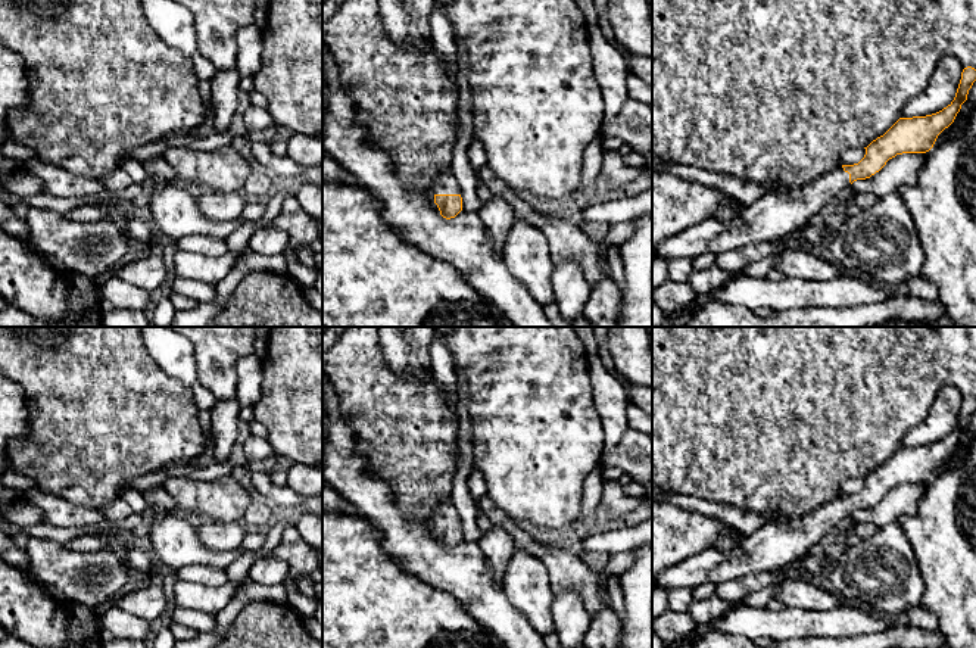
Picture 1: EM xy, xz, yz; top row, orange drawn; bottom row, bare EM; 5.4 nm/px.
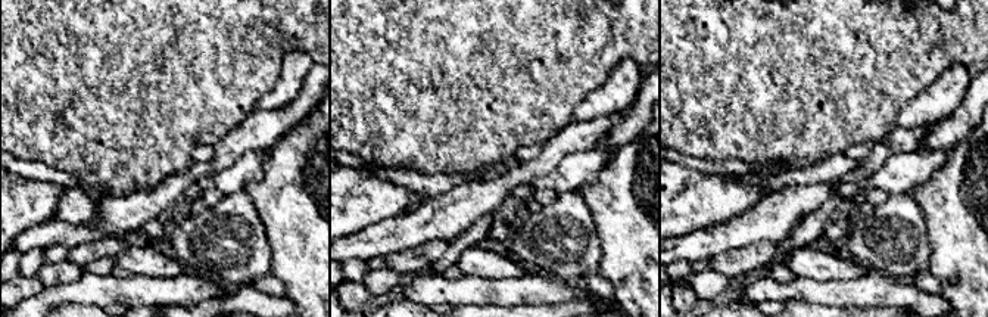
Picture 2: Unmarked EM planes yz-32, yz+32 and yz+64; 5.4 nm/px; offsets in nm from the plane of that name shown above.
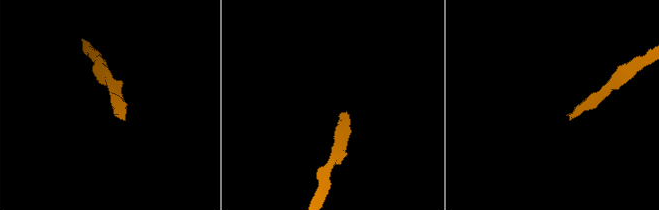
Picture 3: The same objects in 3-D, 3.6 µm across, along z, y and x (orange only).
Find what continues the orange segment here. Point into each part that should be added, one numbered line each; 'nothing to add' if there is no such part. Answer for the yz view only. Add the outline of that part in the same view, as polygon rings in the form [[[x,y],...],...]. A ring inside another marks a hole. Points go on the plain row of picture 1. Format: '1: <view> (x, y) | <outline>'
1: yz (770, 548) | [[[842,496],[804,517],[786,517],[764,524],[732,551],[705,549],[664,570],[655,588],[695,589],[704,583],[724,583],[758,571],[779,573],[805,552],[824,548],[838,523],[849,517],[849,504]]]

